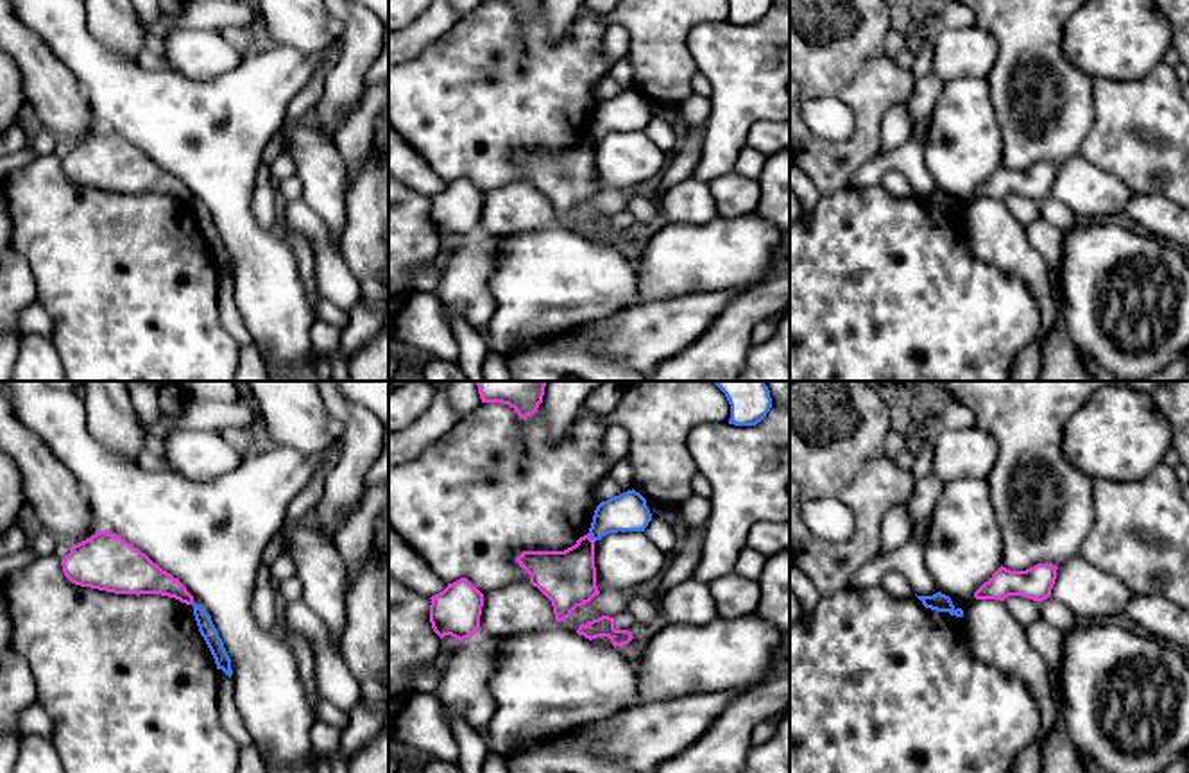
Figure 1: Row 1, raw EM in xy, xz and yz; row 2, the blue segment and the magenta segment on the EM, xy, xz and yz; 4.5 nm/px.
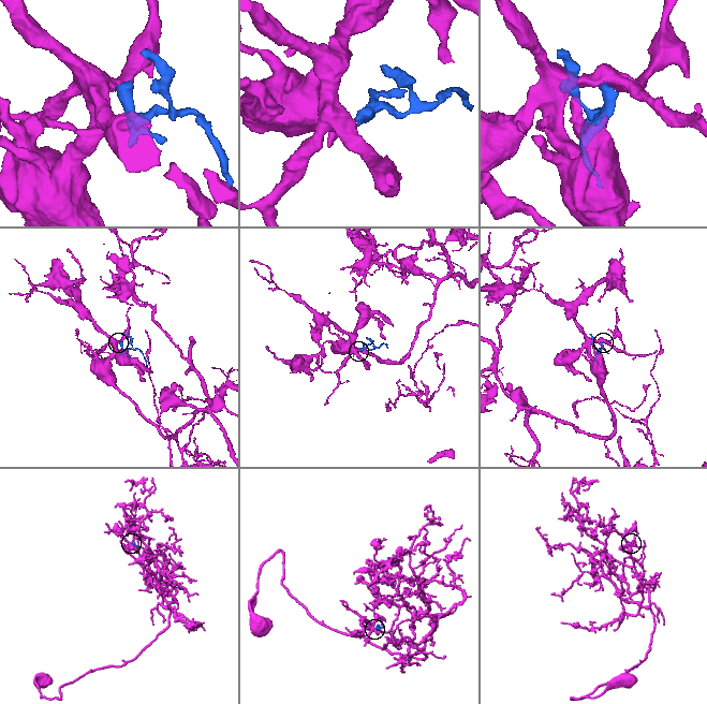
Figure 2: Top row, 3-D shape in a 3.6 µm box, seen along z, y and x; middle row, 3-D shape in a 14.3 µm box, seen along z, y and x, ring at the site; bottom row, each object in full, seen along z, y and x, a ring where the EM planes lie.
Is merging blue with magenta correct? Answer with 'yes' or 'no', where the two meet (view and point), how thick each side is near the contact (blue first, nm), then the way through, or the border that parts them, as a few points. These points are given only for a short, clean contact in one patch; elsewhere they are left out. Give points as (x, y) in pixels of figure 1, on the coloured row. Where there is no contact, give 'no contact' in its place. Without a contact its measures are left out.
no | xz (591, 537) | 180/260 nm | along xz (588, 534), (595, 541)

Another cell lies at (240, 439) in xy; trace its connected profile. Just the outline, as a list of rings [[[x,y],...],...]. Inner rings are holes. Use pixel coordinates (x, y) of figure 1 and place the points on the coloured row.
[[[227,428],[220,431],[222,438],[242,454],[242,458],[252,454],[252,433],[247,428]]]

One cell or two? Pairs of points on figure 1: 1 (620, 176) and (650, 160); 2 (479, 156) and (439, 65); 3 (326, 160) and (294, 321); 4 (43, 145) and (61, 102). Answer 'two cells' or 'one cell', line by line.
1: one cell
2: one cell
3: two cells
4: two cells

